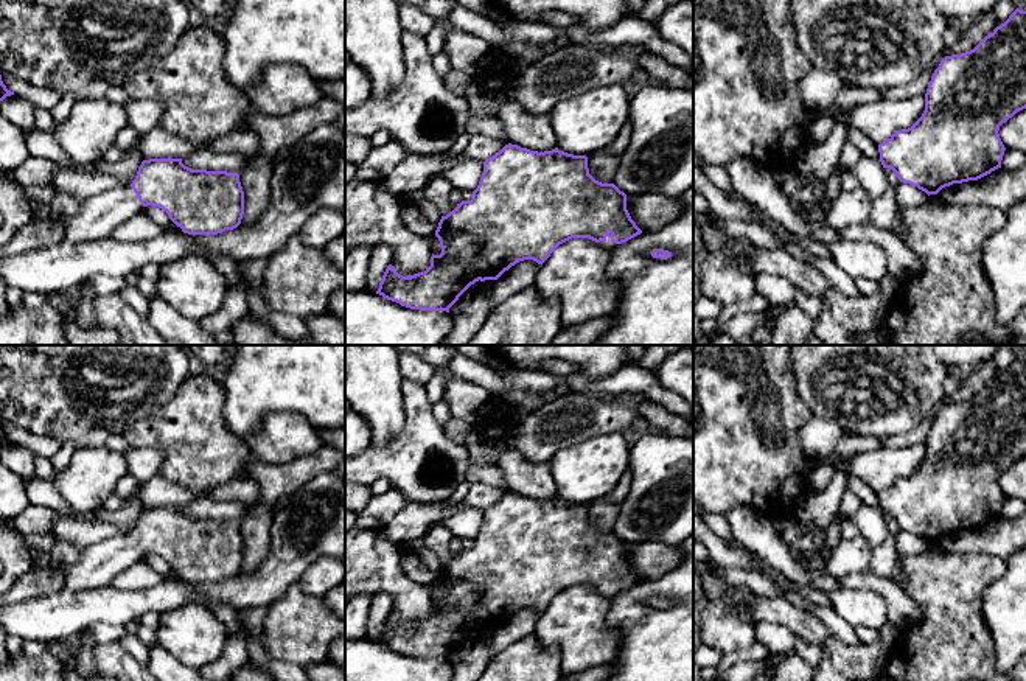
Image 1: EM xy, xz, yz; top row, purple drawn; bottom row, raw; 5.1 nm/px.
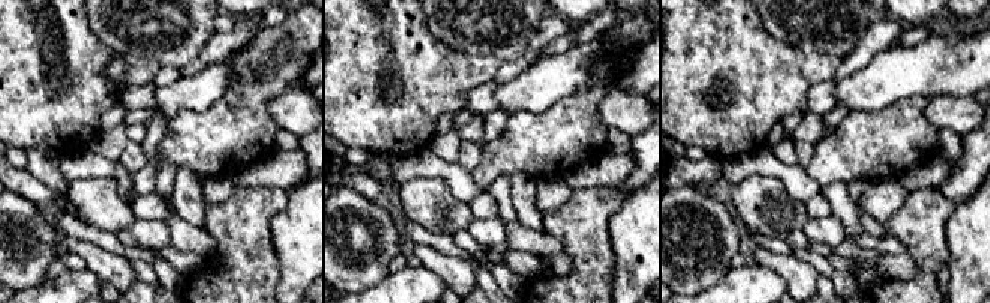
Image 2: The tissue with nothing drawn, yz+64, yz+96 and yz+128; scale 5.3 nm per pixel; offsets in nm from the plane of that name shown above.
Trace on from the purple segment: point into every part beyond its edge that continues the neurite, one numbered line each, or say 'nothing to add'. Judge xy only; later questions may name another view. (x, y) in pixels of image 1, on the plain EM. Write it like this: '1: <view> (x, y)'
1: xy (101, 562)

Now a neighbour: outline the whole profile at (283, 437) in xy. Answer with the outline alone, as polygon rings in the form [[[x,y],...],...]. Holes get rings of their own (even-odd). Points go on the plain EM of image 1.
[[[294,412],[267,415],[247,442],[253,457],[284,465],[323,446],[322,431]]]

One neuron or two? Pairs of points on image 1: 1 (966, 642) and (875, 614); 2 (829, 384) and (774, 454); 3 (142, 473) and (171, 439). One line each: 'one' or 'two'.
1: two
2: two
3: two

